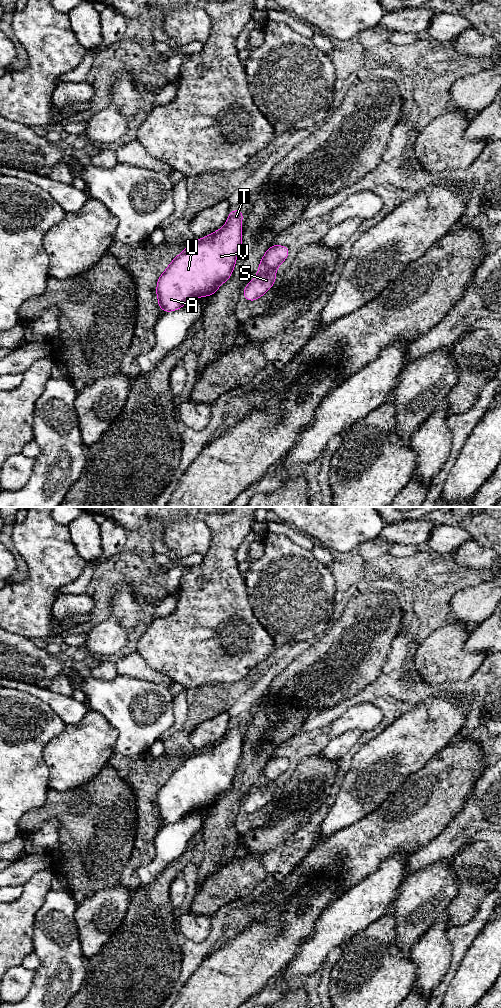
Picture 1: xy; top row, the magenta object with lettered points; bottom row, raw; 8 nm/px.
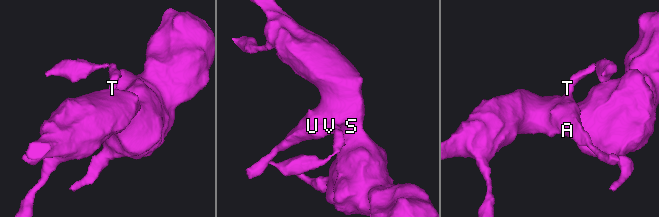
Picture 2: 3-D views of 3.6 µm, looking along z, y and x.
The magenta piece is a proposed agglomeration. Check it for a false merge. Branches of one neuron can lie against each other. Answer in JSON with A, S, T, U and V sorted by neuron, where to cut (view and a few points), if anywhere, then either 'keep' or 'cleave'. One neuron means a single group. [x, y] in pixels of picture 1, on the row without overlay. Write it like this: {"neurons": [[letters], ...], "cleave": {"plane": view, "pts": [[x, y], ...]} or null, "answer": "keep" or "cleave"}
{"neurons": [["A", "S", "T", "U", "V"]], "cleave": null, "answer": "keep"}

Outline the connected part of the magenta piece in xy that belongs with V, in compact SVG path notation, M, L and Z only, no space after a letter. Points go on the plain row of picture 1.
M231 722L225 737L189 756L157 794L159 820L176 823L202 808L210 809L227 793L242 755L241 722Z

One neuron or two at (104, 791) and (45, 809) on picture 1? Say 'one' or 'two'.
one

